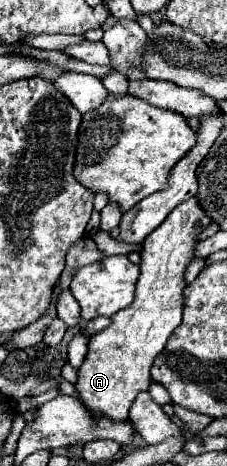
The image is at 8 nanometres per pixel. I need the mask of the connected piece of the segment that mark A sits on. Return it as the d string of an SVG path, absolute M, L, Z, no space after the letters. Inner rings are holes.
M197 196L185 200L181 206L175 206L173 212L165 218L165 222L151 232L151 236L145 238L143 250L141 250L141 276L137 280L137 290L135 290L135 300L121 312L117 312L111 318L111 326L105 328L103 332L91 336L89 340L89 352L79 368L79 380L75 388L79 390L79 398L95 412L103 412L105 416L113 420L127 420L129 418L129 408L135 400L135 396L143 390L149 388L151 384L151 364L155 356L165 348L165 342L173 334L173 330L181 324L181 314L183 314L183 304L185 304L185 270L191 264L195 256L195 246L199 242L199 234L211 224L209 216L205 210L199 206Z

